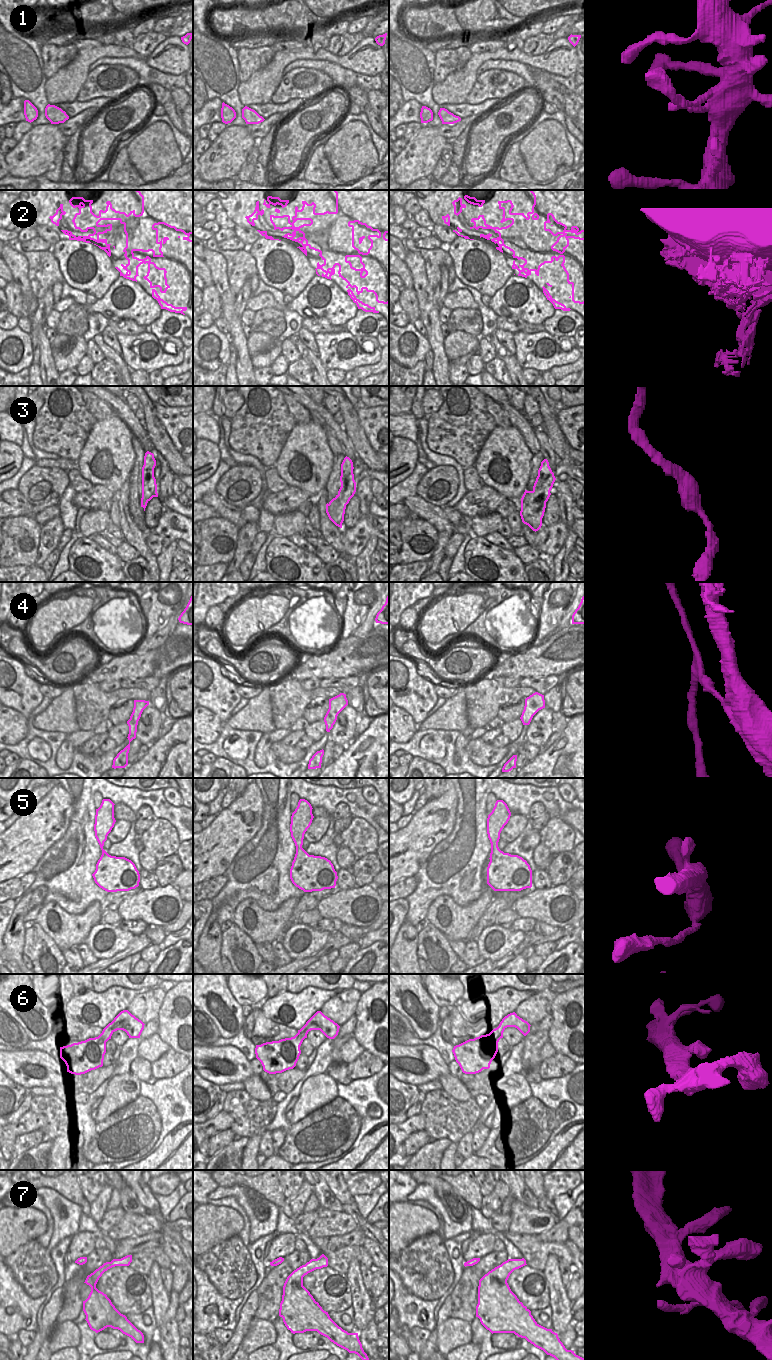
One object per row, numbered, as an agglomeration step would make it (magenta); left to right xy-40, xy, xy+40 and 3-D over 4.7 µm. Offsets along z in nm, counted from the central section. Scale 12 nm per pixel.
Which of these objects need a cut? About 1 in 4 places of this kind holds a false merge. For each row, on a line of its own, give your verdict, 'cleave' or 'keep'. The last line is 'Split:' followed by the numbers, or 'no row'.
1: keep
2: keep
3: keep
4: cleave
5: keep
6: keep
7: keep
Split: 4

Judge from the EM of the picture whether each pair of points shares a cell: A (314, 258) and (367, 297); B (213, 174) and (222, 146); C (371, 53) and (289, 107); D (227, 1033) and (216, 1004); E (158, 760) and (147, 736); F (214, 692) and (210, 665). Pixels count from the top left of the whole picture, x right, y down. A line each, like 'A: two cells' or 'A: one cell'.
A: one cell
B: one cell
C: two cells
D: one cell
E: two cells
F: one cell

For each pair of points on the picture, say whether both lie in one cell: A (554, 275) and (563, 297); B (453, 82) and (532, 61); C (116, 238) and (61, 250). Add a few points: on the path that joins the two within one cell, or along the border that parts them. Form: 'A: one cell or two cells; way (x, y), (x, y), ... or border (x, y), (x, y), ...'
A: one cell; way (559, 280), (563, 284), (563, 292)
B: one cell; way (473, 65), (485, 56), (512, 55)
C: two cells; border (67, 239), (82, 240), (90, 243)

